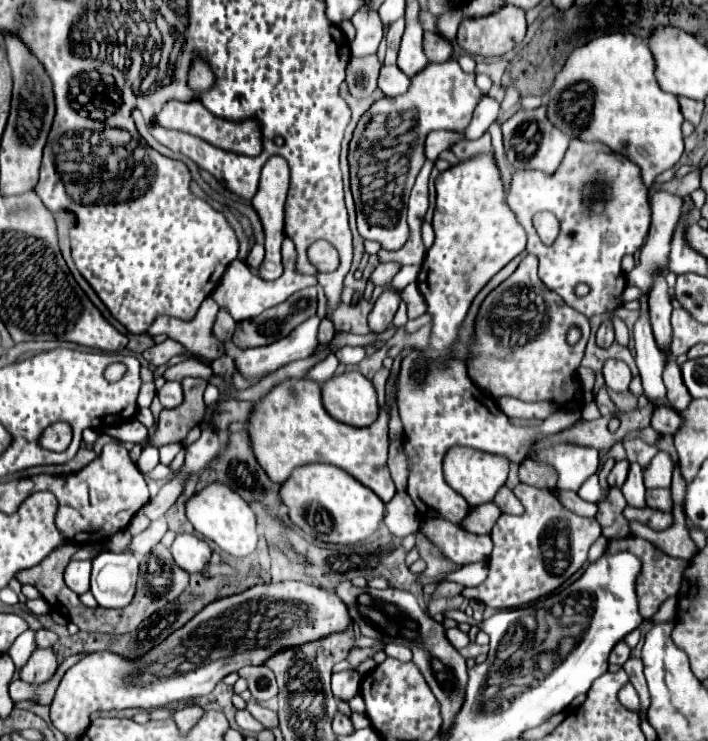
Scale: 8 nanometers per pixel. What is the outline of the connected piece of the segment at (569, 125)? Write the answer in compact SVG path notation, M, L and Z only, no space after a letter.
M606 34L576 48L568 56L562 72L556 76L552 92L548 92L548 118L556 128L568 132L572 138L590 142L598 140L610 146L614 152L628 156L642 168L642 180L646 186L650 186L660 172L672 168L684 152L684 116L680 112L678 98L658 88L654 76L654 56L648 48L648 42L632 34Z

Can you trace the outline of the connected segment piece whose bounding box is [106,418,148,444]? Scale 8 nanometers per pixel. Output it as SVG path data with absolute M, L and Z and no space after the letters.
M132 418L130 422L126 422L122 426L114 426L114 428L106 430L106 434L110 434L112 438L116 438L120 442L134 442L134 444L148 438L148 430L136 418Z

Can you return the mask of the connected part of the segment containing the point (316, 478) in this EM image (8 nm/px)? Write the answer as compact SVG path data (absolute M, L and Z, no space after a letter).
M328 464L296 468L280 488L280 498L298 528L316 540L332 544L358 544L368 540L376 534L386 514L384 502L370 488L360 486L348 472Z

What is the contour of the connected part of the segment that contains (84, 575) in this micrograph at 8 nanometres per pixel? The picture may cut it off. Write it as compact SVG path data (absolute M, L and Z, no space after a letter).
M82 560L82 562L70 562L64 572L64 580L70 590L76 594L84 594L90 590L90 570L92 570L92 560Z

